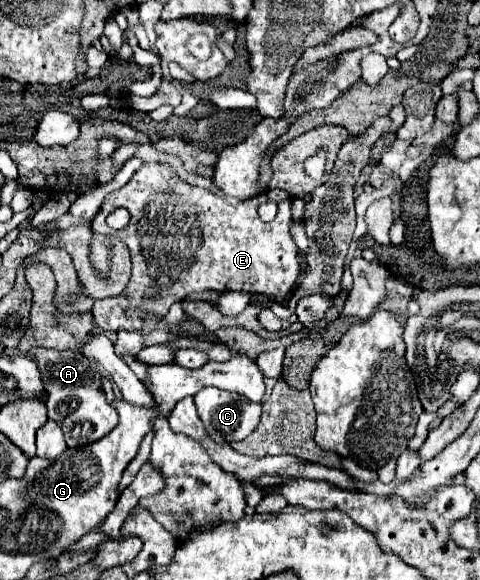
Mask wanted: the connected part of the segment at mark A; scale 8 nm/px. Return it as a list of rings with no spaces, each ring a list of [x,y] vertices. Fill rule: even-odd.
[[[33,347],[27,353],[35,359],[41,371],[49,419],[61,425],[67,439],[67,447],[85,447],[107,435],[117,425],[117,411],[111,407],[101,389],[101,371],[95,361],[87,359],[83,353],[73,349],[59,351]]]

